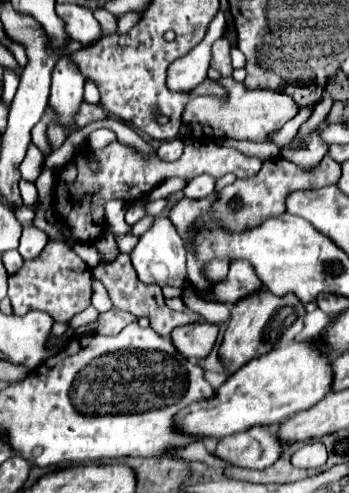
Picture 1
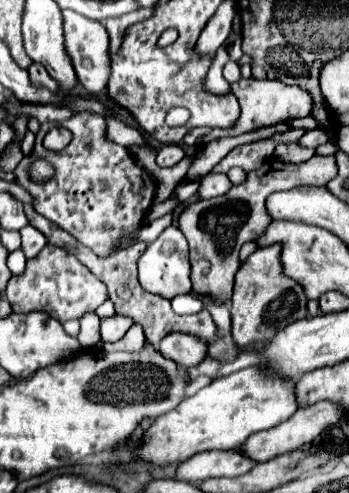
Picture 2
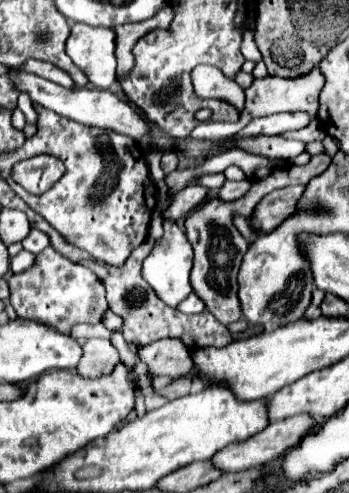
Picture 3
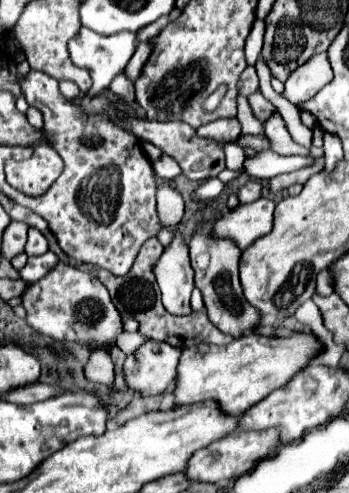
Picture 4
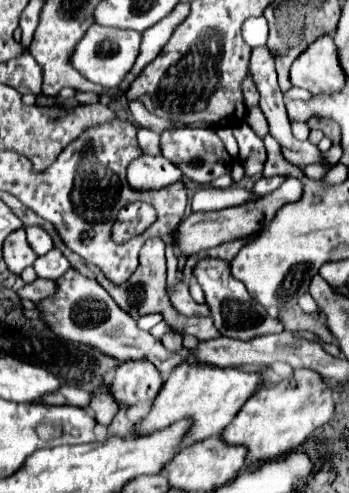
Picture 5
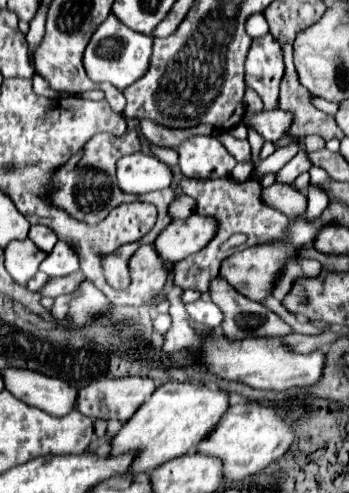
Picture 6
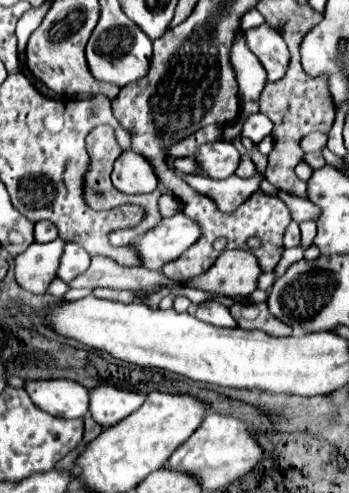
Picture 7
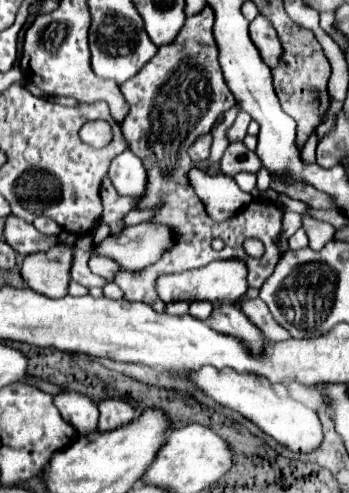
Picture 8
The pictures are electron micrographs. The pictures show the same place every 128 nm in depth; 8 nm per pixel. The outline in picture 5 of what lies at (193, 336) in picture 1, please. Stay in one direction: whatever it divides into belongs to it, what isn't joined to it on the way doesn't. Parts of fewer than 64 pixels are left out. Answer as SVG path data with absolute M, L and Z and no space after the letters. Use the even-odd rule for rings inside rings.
M124 362L116 370L114 380L106 386L118 404L134 406L142 400L154 400L162 386L162 378L148 362Z

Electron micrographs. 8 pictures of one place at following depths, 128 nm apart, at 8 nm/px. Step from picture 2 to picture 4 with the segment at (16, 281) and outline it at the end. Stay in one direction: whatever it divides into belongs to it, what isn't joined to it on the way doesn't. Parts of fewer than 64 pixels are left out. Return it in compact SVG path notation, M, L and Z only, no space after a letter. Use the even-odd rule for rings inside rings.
M60 262L44 280L28 284L28 292L22 296L22 306L28 312L26 322L40 334L46 334L62 342L80 344L116 344L116 338L124 332L124 318L110 300L104 284L70 264Z

